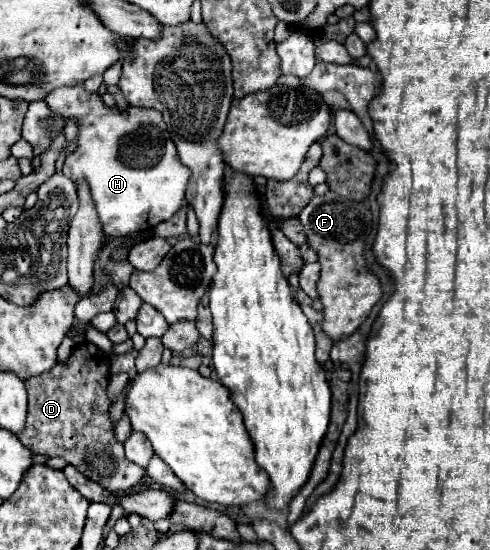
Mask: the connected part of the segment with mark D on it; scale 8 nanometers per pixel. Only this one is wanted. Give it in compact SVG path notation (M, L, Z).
M80 342L66 362L58 362L48 374L24 382L28 390L28 418L18 438L34 454L60 456L88 480L116 494L138 484L146 472L126 460L124 446L114 438L114 426L108 418L108 380L108 356L94 344Z

